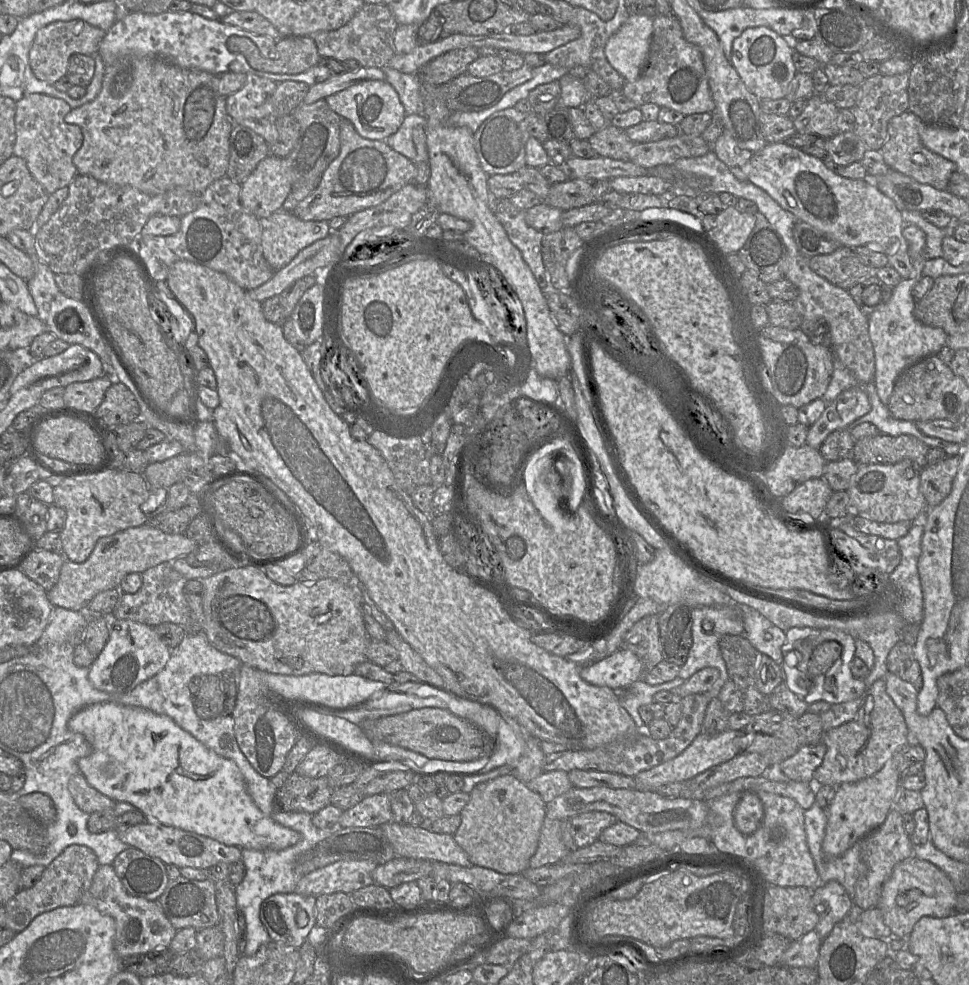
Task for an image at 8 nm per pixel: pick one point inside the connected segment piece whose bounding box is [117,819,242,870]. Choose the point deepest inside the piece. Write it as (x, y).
(171, 845)

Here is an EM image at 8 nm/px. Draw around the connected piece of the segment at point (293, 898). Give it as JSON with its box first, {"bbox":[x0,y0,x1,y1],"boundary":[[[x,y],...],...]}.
{"bbox":[260,892,316,948],"boundary":[[[295,892],[268,897],[260,907],[260,920],[270,939],[300,948],[316,924],[316,897]]]}

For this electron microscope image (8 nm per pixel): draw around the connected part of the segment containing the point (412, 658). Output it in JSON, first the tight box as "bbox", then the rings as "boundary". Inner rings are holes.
{"bbox":[386,629,446,688],"boundary":[[[396,629],[386,631],[386,641],[398,651],[403,670],[413,674],[419,679],[417,681],[446,688],[443,678],[401,637]]]}

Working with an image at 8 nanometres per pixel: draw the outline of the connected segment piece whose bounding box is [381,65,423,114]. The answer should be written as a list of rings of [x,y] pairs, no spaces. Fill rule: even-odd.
[[[388,65],[381,69],[385,74],[385,80],[398,93],[406,114],[423,114],[421,79],[419,75],[405,74]]]

